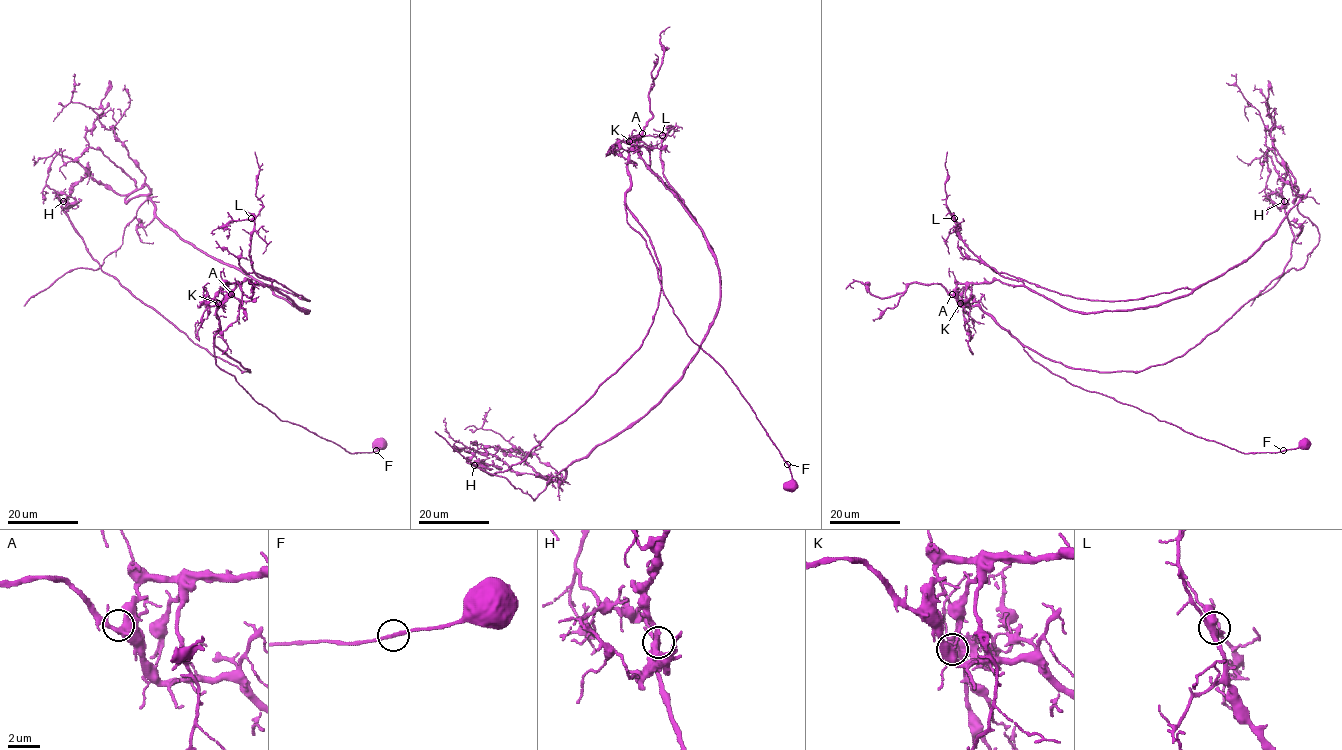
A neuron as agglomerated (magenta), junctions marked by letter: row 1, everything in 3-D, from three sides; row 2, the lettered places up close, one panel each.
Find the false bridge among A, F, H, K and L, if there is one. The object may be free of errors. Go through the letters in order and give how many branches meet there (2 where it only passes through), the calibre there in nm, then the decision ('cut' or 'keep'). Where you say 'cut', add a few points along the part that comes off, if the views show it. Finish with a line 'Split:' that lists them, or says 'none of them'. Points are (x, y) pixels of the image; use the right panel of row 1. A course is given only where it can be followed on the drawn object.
A: branches 2; calibre 500 nm; keep
F: branches 2; calibre 240 nm; keep
H: branches 3; calibre 240 nm; keep
K: branches 2; calibre 320 nm; cut; course (960, 303), (980, 306), (1068, 366), (1166, 364), (1256, 297), (1291, 257), (1285, 161)
L: branches 3; calibre 320 nm; keep
Split: K

